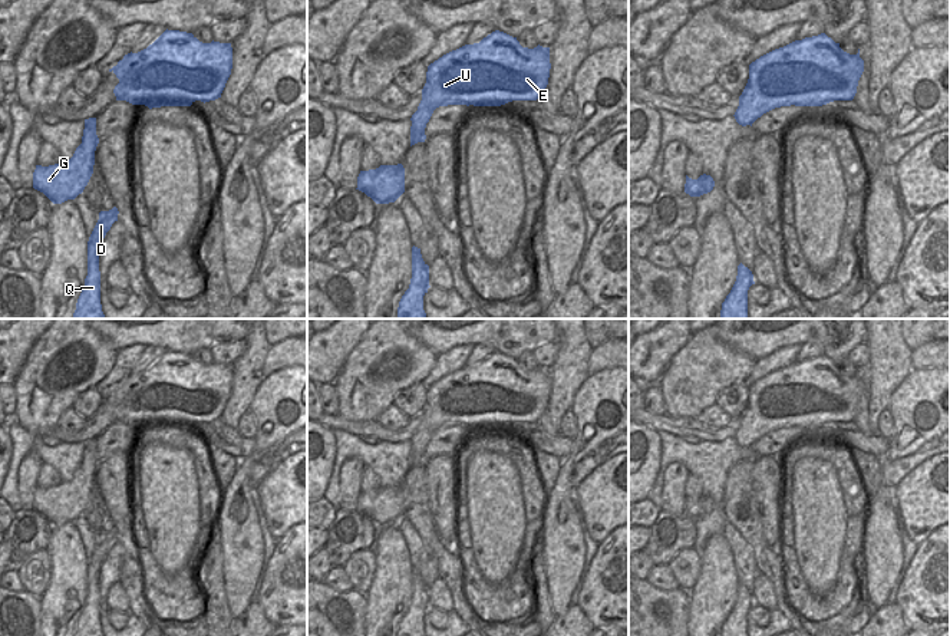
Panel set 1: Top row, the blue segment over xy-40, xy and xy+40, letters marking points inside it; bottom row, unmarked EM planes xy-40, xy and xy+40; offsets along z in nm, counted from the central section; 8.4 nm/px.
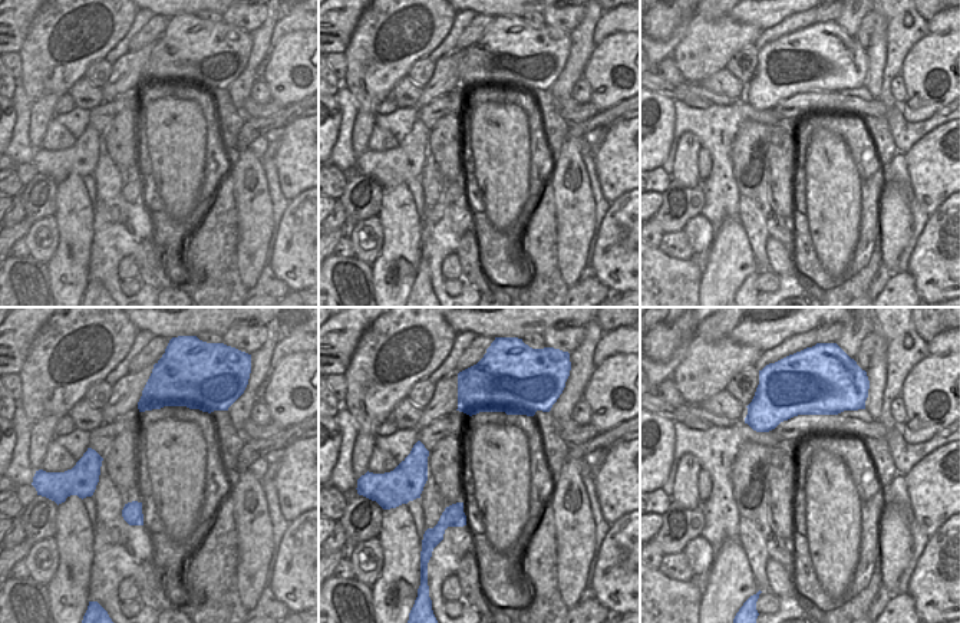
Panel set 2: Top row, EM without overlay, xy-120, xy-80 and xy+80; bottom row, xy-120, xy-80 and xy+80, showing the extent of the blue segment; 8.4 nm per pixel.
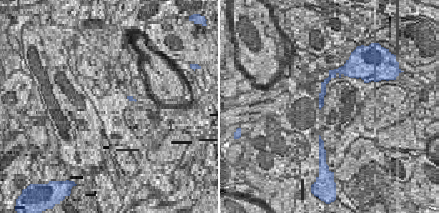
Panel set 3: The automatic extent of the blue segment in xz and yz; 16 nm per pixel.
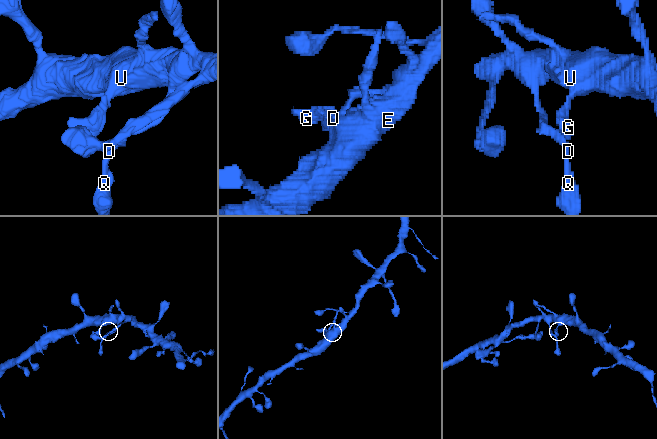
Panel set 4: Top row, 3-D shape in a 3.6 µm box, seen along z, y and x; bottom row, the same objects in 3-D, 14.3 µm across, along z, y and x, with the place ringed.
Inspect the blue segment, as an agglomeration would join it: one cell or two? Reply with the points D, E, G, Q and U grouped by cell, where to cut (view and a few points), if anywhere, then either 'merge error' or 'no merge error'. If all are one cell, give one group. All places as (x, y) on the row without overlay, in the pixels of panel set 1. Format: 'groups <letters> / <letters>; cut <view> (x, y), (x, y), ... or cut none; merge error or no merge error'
groups D E G Q U; cut none; no merge error

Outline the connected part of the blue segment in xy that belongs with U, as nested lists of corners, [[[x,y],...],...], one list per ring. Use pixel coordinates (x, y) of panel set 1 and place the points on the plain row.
[[[495,352],[479,365],[465,366],[452,372],[428,388],[426,405],[422,411],[422,422],[418,432],[412,436],[410,468],[425,464],[425,449],[433,432],[448,426],[474,426],[474,428],[501,428],[512,422],[537,422],[545,412],[550,399],[550,369],[537,368],[534,370],[522,369],[517,359]]]

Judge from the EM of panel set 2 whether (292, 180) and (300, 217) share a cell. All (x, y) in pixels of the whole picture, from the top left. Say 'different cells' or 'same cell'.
different cells

